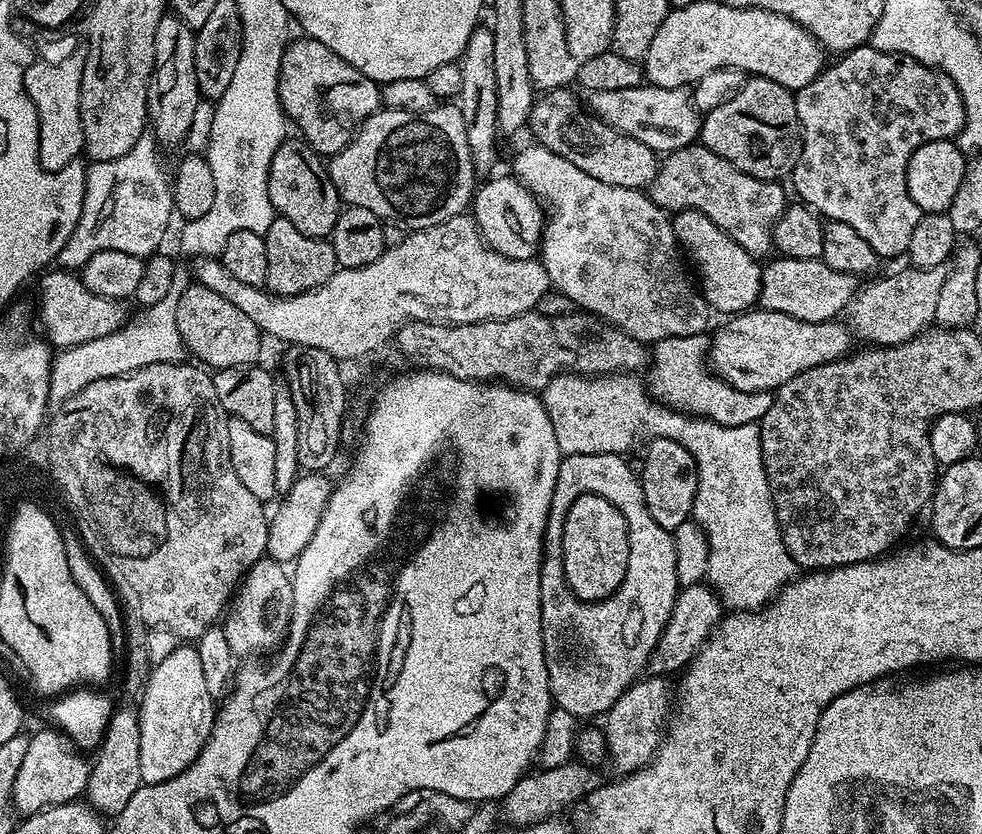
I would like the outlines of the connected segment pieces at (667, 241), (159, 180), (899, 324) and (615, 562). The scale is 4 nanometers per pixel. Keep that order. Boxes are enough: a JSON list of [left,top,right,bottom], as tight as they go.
[[511,143,710,342],[84,134,170,254],[851,264,948,346],[562,493,629,603]]

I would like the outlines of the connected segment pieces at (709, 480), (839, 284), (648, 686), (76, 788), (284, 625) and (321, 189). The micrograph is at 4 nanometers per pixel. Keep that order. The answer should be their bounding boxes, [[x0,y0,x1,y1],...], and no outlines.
[[542,370,798,612],[759,256,858,324],[603,675,669,774],[12,730,89,814],[222,556,293,657],[268,138,342,238]]

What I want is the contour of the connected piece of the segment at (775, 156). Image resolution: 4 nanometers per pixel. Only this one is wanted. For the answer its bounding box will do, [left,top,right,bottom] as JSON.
[699,76,802,182]

